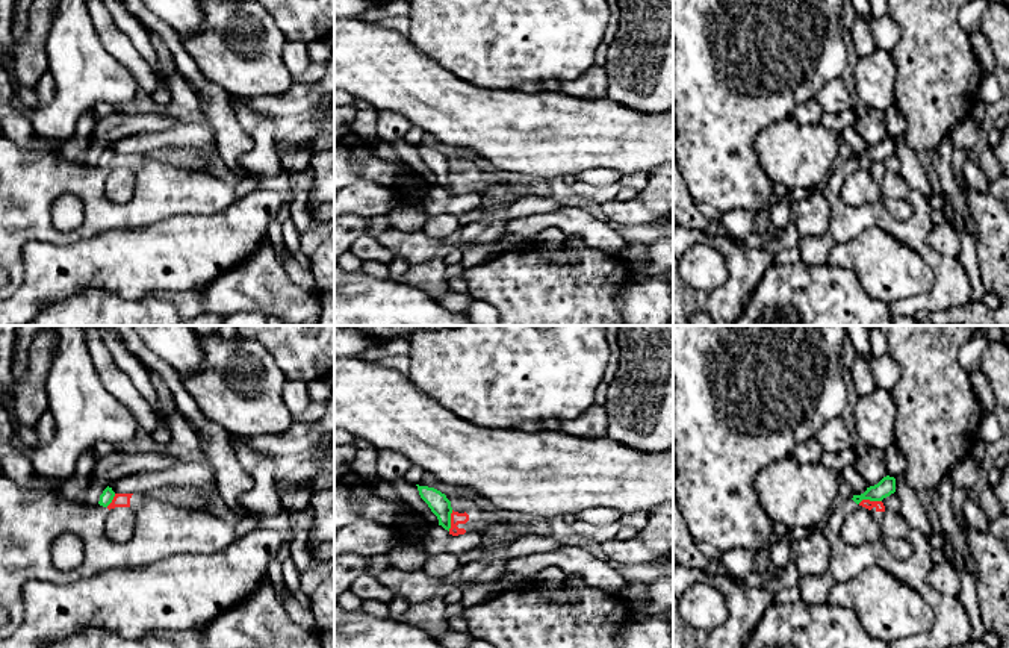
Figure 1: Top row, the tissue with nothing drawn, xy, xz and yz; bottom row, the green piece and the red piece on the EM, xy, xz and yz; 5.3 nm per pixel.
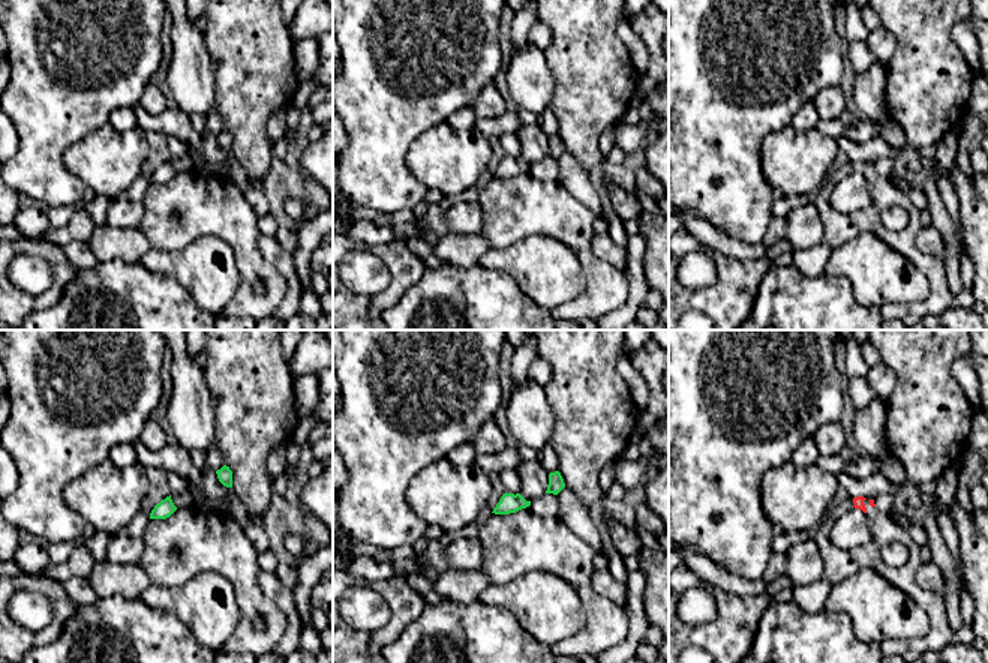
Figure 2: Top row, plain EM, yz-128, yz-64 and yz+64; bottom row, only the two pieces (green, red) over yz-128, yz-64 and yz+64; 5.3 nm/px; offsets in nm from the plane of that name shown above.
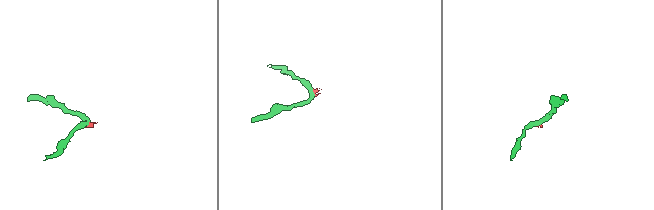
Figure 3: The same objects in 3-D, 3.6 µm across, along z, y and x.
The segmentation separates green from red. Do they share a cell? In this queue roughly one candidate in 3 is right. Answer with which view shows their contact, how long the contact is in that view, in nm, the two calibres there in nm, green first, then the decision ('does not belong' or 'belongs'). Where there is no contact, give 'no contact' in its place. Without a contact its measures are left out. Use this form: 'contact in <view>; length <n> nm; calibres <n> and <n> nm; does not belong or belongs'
contact in yz; length 130 nm; calibres 90 and 50 nm; does not belong

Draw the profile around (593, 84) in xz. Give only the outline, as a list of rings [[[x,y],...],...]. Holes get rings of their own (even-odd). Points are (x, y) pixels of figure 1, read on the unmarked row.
[[[591,65],[573,80],[561,82],[561,92],[581,98],[602,98],[607,95],[608,76],[604,67]]]

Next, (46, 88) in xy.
[[[47,71],[44,73],[35,85],[35,92],[38,97],[38,106],[50,103],[56,94],[56,83],[53,76]]]

